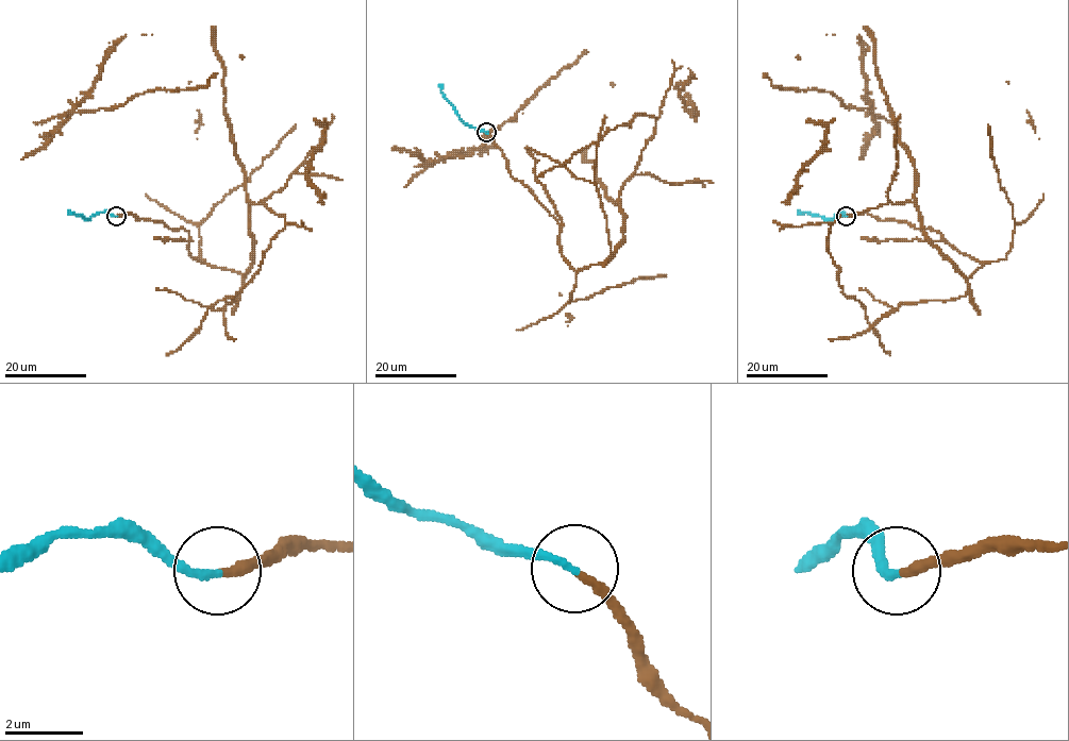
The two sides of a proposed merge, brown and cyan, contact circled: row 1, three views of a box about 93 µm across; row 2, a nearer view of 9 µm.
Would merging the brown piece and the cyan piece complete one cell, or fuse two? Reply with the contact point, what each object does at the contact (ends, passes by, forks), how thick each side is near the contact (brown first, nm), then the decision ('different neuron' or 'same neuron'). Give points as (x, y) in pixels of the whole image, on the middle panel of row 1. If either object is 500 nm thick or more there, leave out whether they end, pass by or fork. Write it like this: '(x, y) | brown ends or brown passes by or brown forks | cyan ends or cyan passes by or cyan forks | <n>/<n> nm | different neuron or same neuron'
(486, 132) | brown ends | cyan ends | 240/200 nm | same neuron

